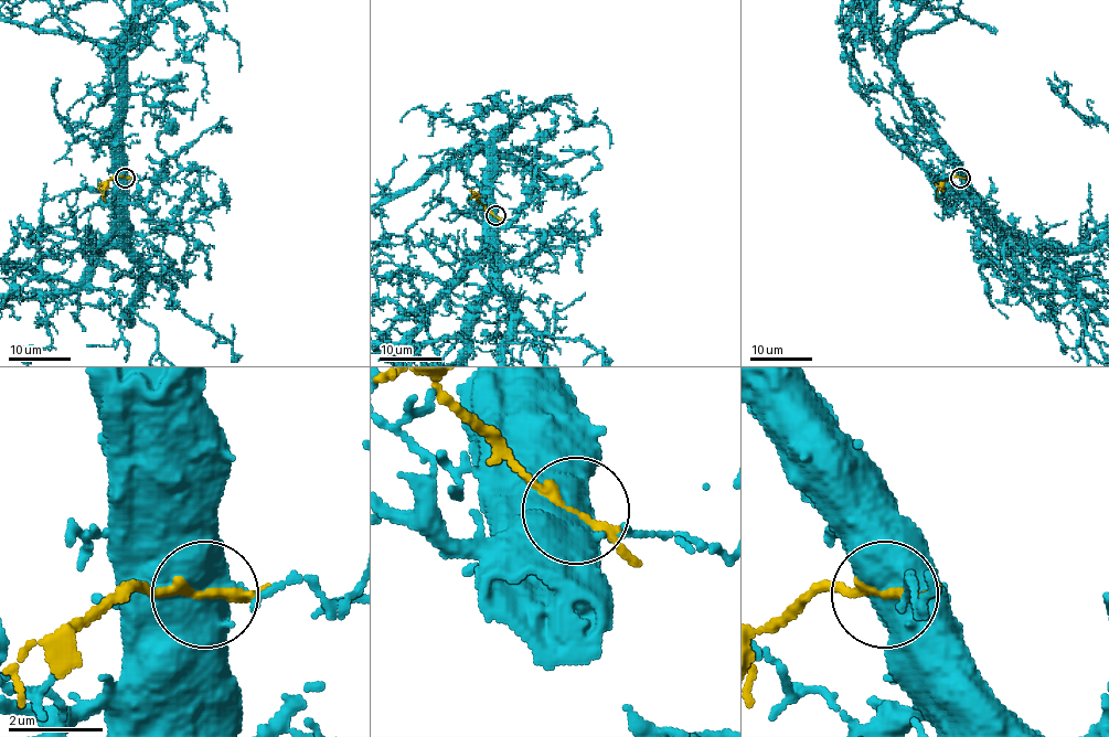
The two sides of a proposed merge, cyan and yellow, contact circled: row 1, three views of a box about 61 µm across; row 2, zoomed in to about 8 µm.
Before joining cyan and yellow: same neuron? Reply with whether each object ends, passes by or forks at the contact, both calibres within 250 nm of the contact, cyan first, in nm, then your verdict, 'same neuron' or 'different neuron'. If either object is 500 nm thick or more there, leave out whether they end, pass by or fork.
550 nm thick on the cyan side, 190 nm on the other; different neuron

